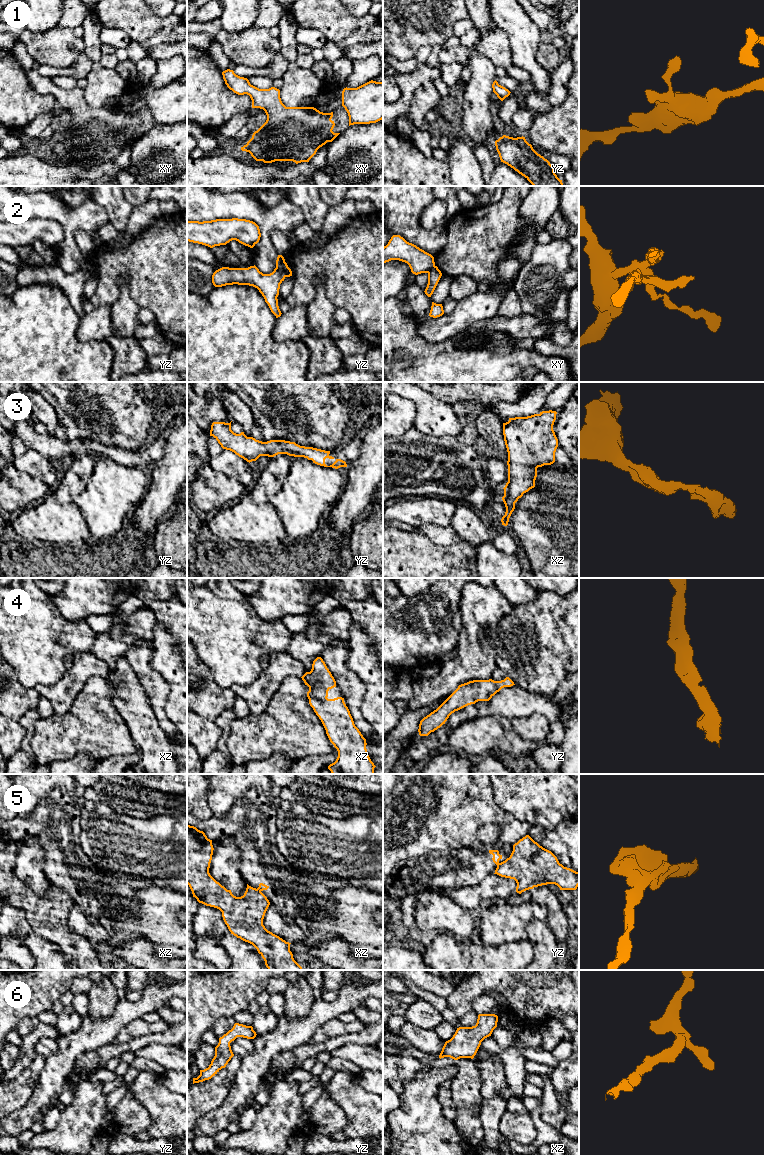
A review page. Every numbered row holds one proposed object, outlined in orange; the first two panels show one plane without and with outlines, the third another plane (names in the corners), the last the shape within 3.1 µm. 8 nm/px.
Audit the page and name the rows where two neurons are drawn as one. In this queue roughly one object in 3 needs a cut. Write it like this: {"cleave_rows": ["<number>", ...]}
{"cleave_rows": ["2", "5"]}

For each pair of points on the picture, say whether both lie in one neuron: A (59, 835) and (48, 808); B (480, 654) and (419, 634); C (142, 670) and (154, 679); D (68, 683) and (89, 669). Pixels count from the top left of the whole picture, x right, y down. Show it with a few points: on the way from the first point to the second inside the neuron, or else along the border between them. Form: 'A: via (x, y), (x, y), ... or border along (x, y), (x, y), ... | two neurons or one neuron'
A: via (57, 828), (55, 815) | one neuron
B: border along (461, 623), (459, 638), (454, 647) | two neurons
C: via (145, 673), (151, 678) | one neuron
D: via (73, 680), (84, 669) | one neuron

